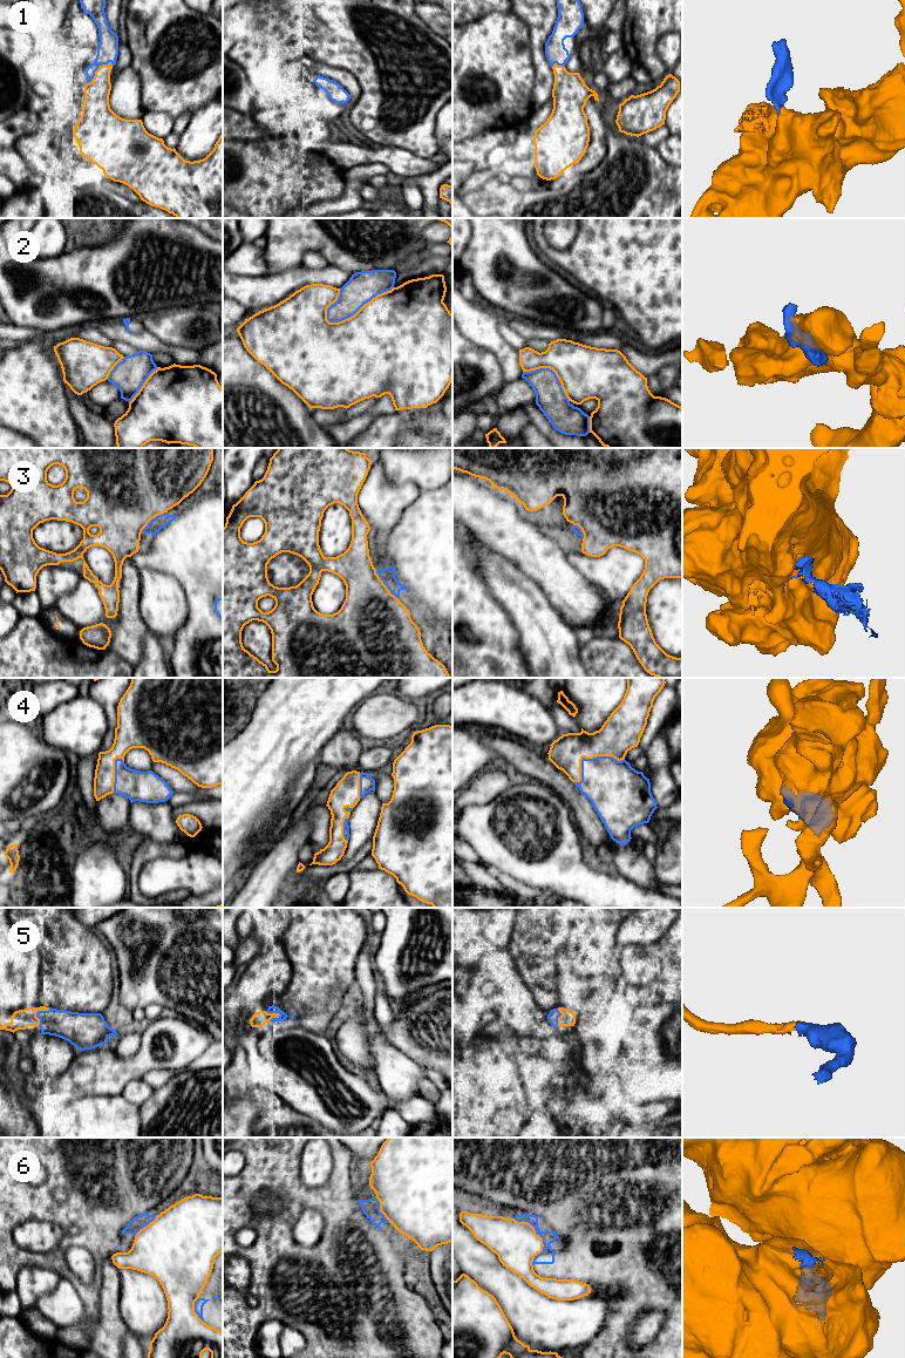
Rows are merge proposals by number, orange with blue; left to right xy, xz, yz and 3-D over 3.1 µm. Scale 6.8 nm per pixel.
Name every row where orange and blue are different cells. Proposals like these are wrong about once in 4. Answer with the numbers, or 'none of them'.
2, 6

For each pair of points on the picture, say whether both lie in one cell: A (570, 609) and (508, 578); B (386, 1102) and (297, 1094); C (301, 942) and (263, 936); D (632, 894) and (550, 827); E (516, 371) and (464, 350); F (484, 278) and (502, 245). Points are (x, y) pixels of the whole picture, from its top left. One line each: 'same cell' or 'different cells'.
A: different cells
B: same cell
C: different cells
D: same cell
E: different cells
F: same cell

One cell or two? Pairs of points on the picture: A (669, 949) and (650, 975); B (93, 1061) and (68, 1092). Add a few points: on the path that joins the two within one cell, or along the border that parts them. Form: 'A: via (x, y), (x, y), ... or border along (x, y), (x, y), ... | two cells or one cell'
A: border along (659, 972), (647, 984) | two cells
B: via (90, 1068), (74, 1085) | one cell

